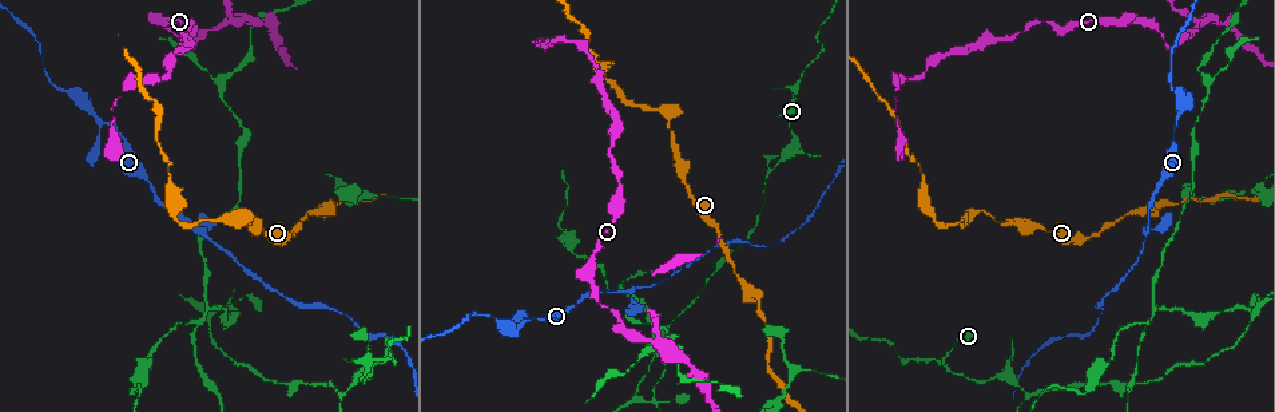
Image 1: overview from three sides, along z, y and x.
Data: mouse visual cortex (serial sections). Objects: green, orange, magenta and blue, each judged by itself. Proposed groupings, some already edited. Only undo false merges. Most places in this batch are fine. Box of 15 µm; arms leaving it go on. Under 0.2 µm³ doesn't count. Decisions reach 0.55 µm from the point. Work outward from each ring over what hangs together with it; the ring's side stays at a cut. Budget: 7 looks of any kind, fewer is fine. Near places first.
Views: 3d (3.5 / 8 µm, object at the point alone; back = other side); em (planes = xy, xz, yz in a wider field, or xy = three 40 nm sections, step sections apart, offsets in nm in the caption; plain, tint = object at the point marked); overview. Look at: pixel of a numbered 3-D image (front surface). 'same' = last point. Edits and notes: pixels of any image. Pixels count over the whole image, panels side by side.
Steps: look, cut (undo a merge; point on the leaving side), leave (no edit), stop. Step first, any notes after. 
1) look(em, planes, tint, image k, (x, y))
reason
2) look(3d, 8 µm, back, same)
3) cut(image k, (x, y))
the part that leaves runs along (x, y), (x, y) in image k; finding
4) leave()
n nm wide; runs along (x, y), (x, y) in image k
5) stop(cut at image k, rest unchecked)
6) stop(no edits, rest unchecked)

look(3d, 3.5 µm, image 1, (799, 88))
sharp bend

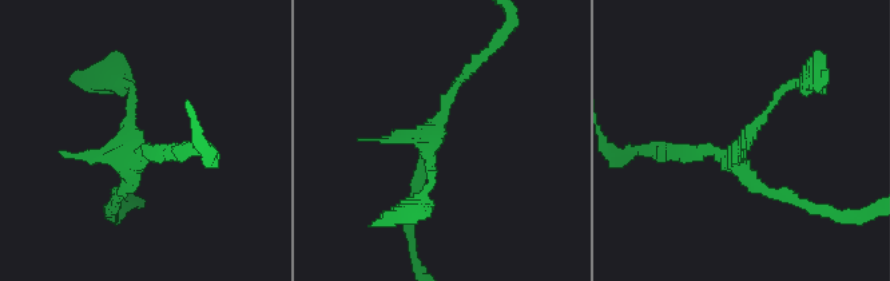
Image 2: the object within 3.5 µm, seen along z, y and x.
look(em, xy, step 2, tint, image 2, (134, 157))

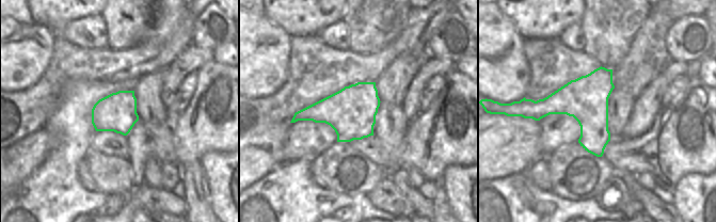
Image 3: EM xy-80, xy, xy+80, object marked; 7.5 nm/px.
leave()
runs along (128, 84), (132, 170), (116, 204) in image 2; all the same cell

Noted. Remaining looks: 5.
look(3d, 3.5 µm, image 1, (818, 36))
abrupt turn

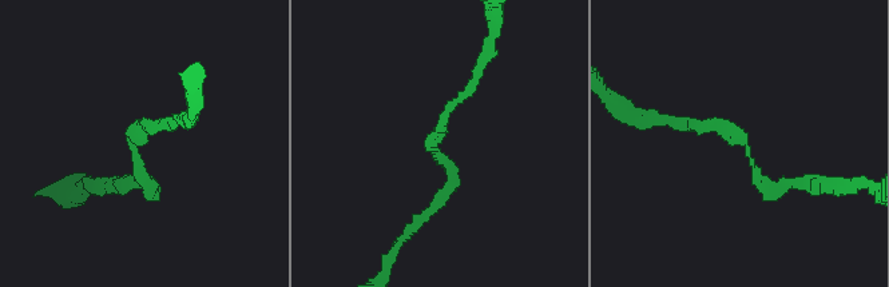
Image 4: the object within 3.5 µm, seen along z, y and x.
look(em, xy, step 2, plain, image 4, (744, 146))
arms of 150, 150 nm; need the tissue

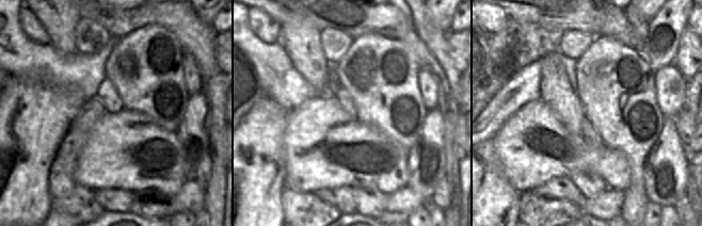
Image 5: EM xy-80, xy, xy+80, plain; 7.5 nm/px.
look(em, xy, step 2, tint, same)

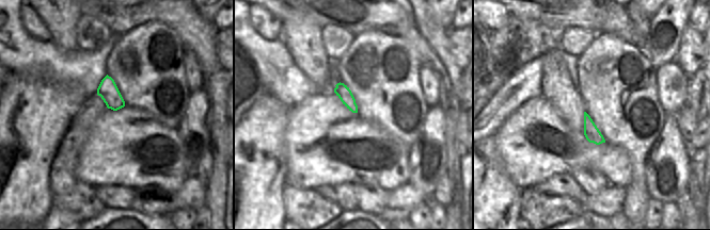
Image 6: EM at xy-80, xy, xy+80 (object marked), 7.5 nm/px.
leave()
runs along (797, 183), (766, 187), (733, 134), (674, 122) in image 4; all the same cell

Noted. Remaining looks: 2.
stop(no edits, rest unchecked)

